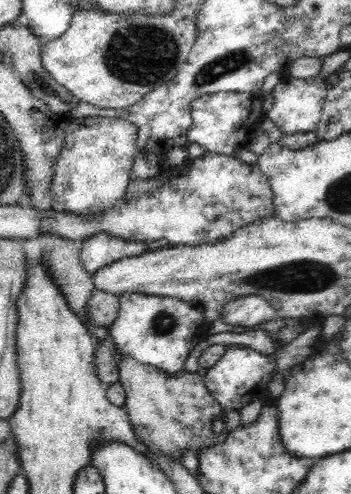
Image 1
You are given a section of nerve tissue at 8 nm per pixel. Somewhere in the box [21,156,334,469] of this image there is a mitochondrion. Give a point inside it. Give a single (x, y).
(163, 323)

